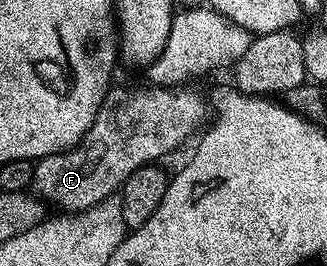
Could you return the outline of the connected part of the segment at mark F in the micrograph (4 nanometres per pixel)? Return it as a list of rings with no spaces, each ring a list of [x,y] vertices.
[[[145,85],[141,90],[109,89],[84,139],[61,154],[51,154],[35,163],[31,189],[45,203],[53,202],[64,212],[89,210],[117,193],[138,168],[164,160],[160,158],[178,149],[199,128],[204,108],[206,112],[204,94],[182,90],[186,88]]]

